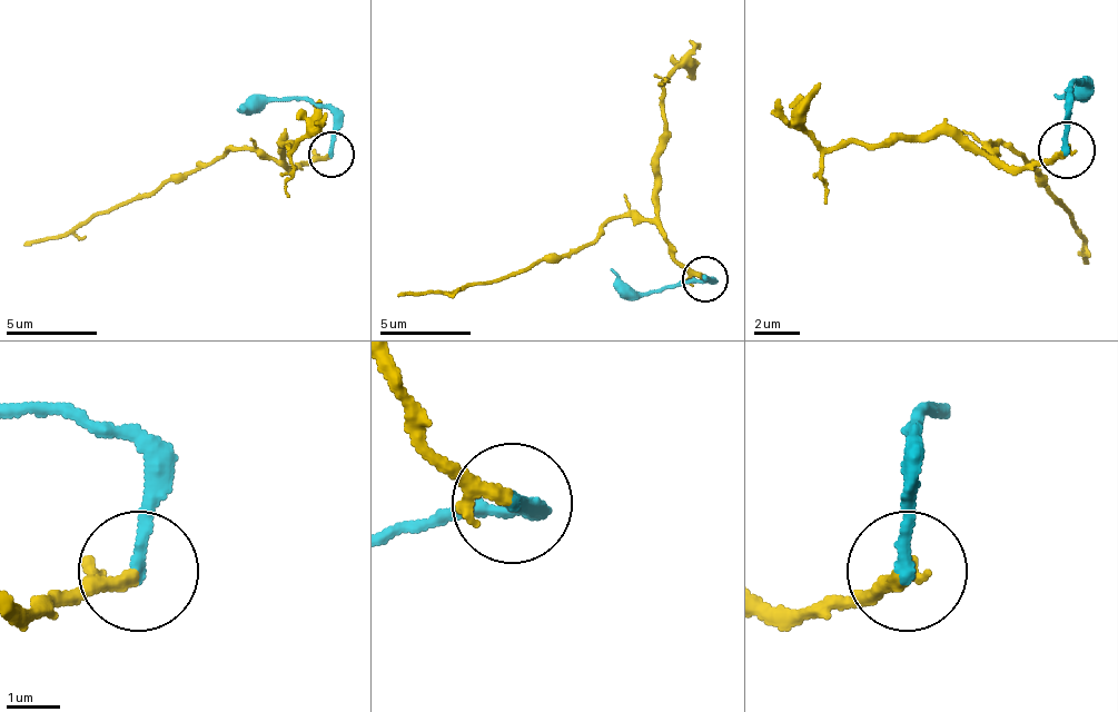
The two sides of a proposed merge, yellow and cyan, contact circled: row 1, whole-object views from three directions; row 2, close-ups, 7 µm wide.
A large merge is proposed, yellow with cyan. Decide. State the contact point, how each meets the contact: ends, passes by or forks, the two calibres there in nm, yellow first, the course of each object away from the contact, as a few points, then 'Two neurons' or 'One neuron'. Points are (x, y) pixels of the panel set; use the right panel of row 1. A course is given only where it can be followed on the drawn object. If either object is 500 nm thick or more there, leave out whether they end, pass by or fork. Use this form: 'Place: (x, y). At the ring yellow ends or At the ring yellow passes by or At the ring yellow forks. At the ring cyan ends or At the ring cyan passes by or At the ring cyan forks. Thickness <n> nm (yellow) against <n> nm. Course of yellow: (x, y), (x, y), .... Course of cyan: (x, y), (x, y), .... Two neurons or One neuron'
Place: (1067, 150). At the ring yellow ends. At the ring cyan ends. Thickness 300 nm (yellow) against 240 nm. Course of yellow: (1065, 151), (1054, 151), (1008, 168), (991, 146), (1020, 157), (1059, 197), (1088, 265). Course of cyan: (1065, 151), (1065, 106), (1076, 83), (1082, 83), (1054, 95). Two neurons

